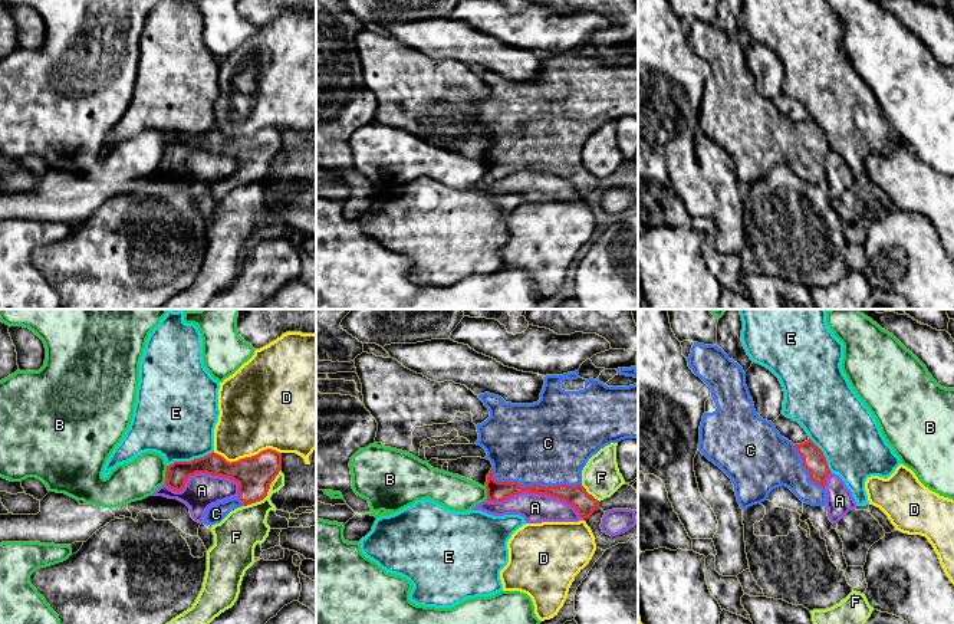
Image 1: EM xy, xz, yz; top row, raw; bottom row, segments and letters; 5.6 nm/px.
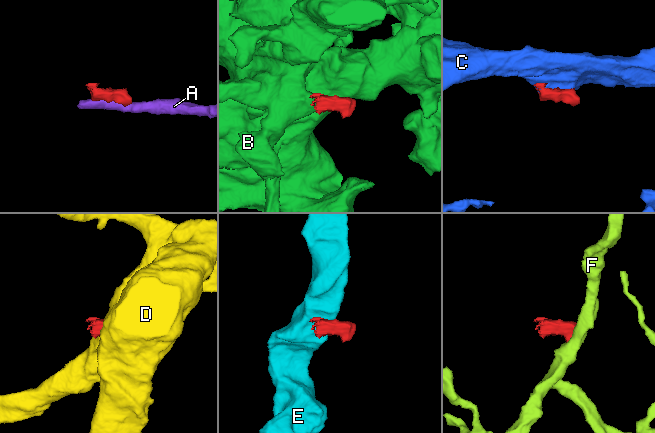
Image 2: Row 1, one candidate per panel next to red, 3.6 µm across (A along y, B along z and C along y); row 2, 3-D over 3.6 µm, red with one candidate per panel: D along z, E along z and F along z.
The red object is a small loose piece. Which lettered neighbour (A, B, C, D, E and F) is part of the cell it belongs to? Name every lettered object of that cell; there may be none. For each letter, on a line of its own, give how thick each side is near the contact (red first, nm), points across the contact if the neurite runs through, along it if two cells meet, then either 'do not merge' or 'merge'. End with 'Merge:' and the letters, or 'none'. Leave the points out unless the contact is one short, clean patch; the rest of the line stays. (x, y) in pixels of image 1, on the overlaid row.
A: 120 nm thick on the red side, 160 nm on the other; do not merge
B: 130 nm thick on the red side, 220 nm on the other; border along xy (167, 466), (164, 482); do not merge
C: 120 nm thick on the red side, 460 nm on the other; merge
D: 200 nm thick on the red side, 400 nm on the other; border along xy (213, 452), (230, 462), (267, 449), (280, 453); do not merge
E: 130 nm thick on the red side, 440 nm on the other; border along xy (213, 450), (190, 460), (174, 460), (167, 466); do not merge
F: 200 nm thick on the red side, 240 nm on the other; border along xy (280, 469), (267, 493), (262, 499), (243, 506); do not merge
Merge: C

